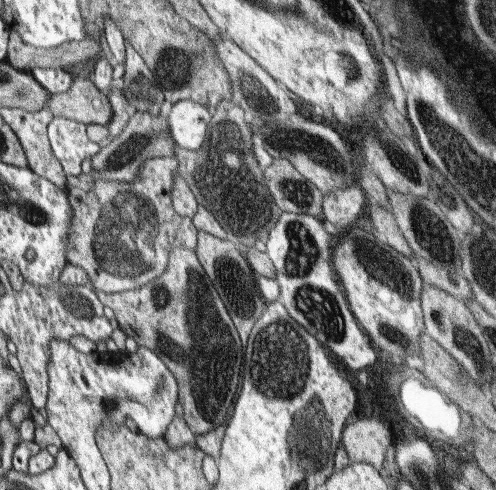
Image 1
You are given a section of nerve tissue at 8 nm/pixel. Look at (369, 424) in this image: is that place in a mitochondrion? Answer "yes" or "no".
no

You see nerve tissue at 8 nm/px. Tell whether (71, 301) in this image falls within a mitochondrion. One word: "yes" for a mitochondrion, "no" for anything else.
yes

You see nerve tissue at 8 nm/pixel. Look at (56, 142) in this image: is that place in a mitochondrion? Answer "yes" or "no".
no

